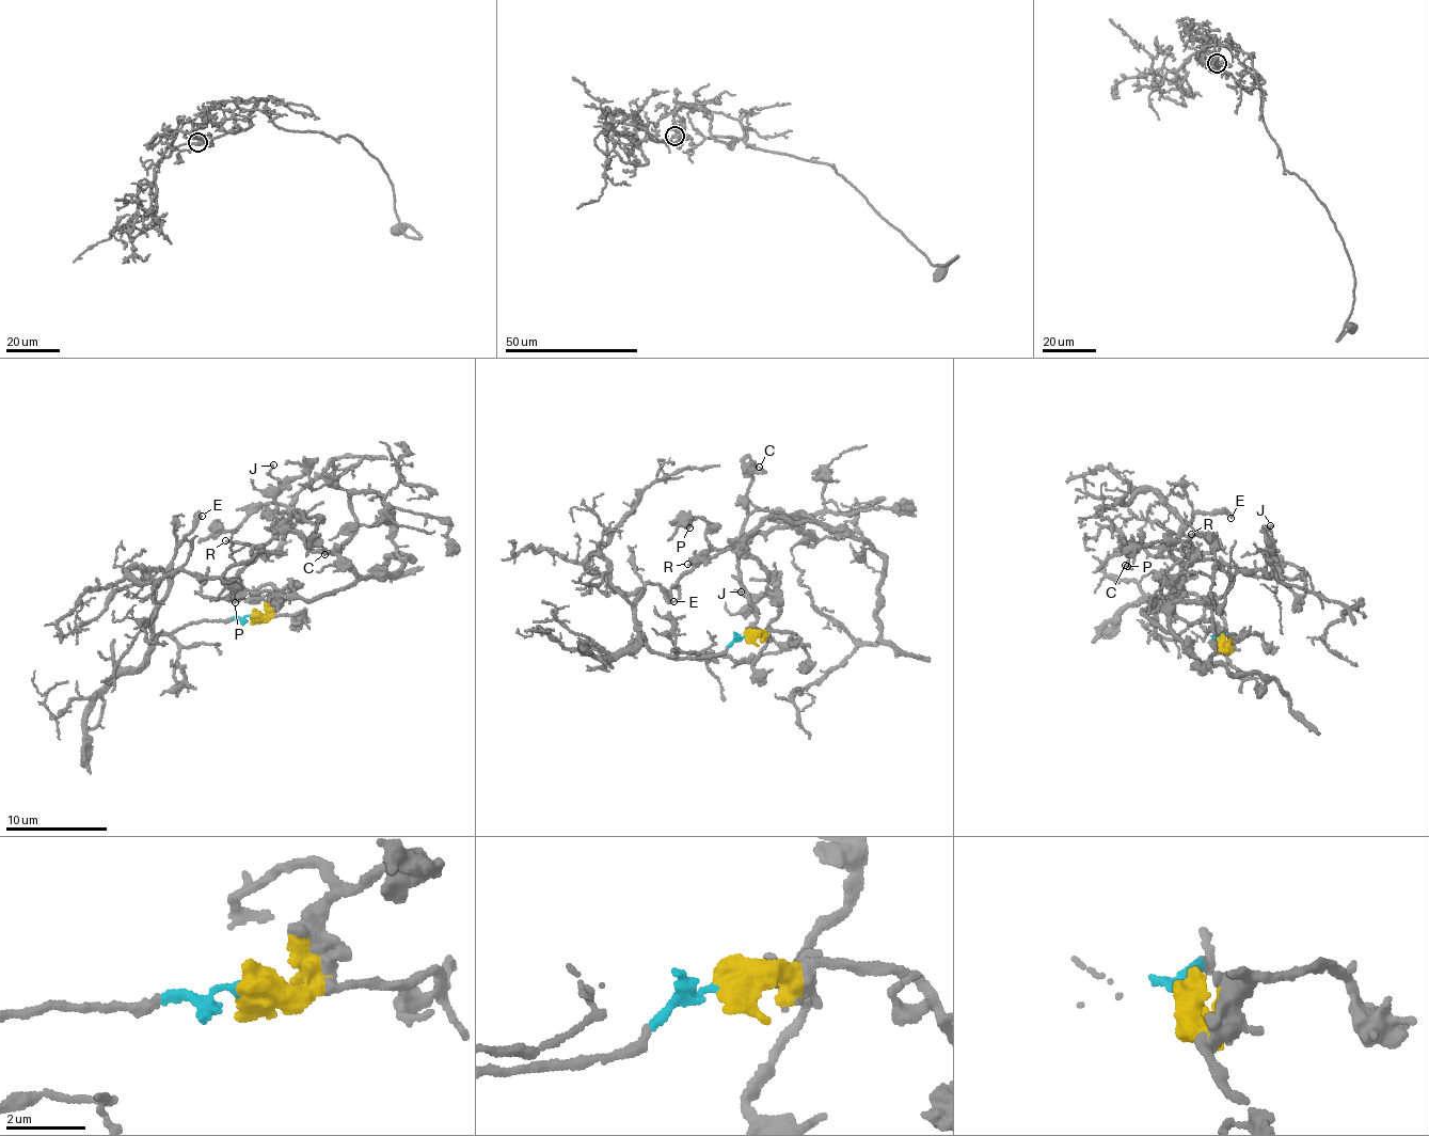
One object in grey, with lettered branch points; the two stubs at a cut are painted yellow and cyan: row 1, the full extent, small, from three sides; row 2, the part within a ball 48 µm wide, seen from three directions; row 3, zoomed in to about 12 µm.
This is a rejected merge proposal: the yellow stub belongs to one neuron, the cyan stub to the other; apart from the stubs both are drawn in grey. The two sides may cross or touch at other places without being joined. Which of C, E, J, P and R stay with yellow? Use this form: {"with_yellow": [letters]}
{"with_yellow": ["C", "J", "P", "R"]}

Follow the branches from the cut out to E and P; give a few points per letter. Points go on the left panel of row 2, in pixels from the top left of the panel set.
E: (252, 616), (181, 625), (154, 637), (154, 611), (168, 585), (175, 550), (189, 535), (194, 520), (202, 517)
P: (252, 616), (290, 583), (283, 598), (322, 597), (355, 573), (274, 534), (251, 551), (236, 602)

